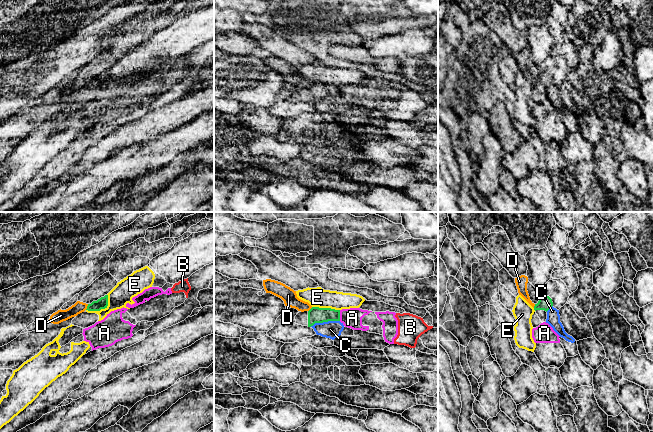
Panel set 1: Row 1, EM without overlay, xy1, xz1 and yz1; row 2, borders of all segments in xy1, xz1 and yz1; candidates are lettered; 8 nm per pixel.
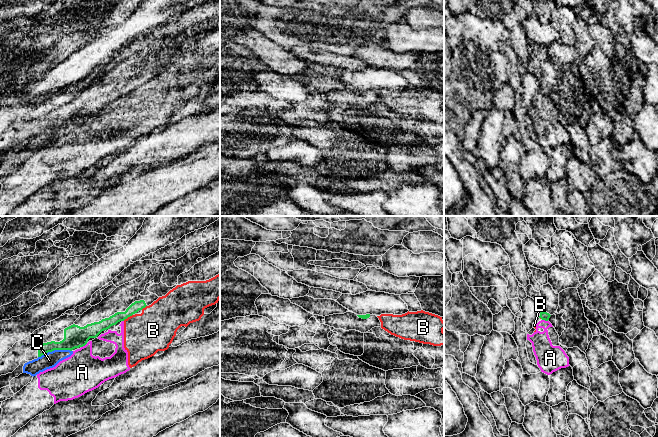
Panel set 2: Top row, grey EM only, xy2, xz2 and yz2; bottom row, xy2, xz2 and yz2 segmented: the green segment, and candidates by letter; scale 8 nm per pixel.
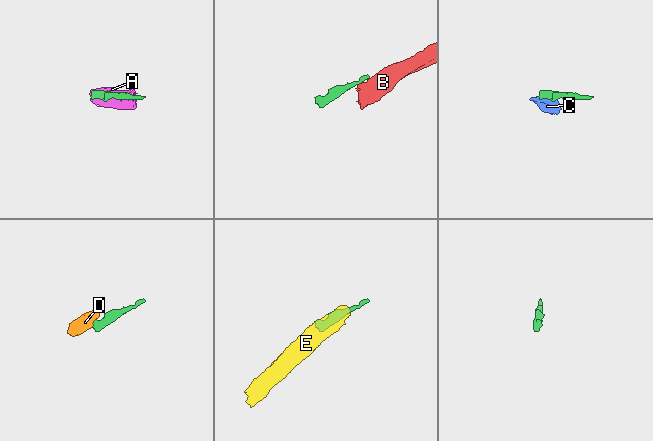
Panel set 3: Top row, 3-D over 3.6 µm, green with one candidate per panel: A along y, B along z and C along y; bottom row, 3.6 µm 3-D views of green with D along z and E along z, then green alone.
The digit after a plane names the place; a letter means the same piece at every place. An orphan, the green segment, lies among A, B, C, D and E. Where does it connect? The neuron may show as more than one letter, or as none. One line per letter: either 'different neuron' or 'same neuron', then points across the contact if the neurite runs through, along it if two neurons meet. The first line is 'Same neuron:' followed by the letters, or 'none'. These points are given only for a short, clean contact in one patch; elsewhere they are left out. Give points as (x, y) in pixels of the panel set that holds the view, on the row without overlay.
Same neuron: none
A: different neuron
B: different neuron; border along xy2 (132, 90), (123, 96)
C: different neuron; border along xy2 (71, 126), (52, 126), (38, 133)
D: different neuron; border along xy1 (88, 80), (85, 85)
E: different neuron

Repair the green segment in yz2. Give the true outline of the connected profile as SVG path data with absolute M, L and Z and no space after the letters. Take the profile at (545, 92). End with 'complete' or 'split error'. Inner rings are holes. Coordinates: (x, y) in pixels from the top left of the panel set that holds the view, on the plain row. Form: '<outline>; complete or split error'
M548 59L541 62L540 92L542 96L548 97L550 92L557 88L559 82L559 70L556 70Z; split error

